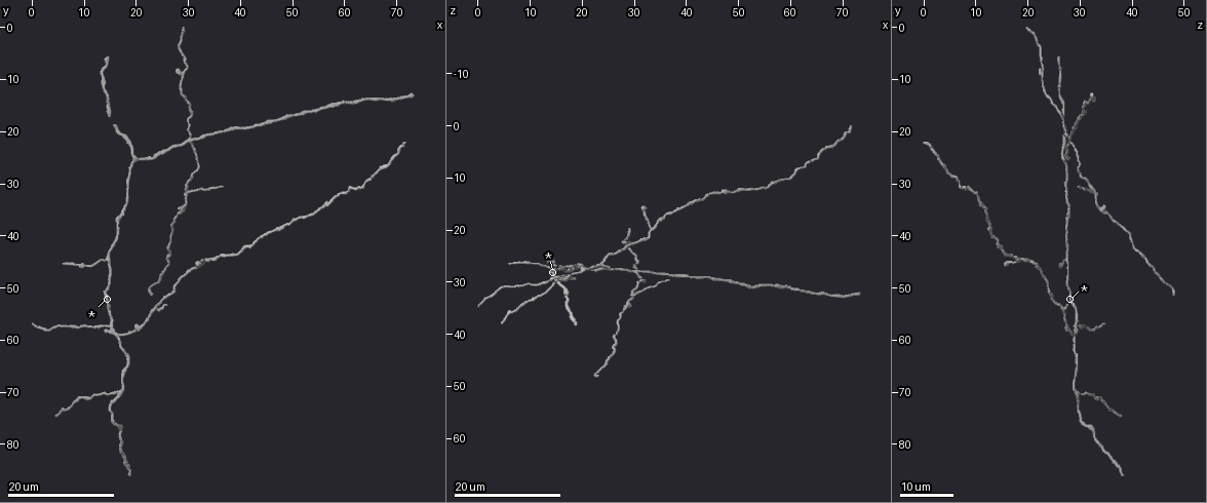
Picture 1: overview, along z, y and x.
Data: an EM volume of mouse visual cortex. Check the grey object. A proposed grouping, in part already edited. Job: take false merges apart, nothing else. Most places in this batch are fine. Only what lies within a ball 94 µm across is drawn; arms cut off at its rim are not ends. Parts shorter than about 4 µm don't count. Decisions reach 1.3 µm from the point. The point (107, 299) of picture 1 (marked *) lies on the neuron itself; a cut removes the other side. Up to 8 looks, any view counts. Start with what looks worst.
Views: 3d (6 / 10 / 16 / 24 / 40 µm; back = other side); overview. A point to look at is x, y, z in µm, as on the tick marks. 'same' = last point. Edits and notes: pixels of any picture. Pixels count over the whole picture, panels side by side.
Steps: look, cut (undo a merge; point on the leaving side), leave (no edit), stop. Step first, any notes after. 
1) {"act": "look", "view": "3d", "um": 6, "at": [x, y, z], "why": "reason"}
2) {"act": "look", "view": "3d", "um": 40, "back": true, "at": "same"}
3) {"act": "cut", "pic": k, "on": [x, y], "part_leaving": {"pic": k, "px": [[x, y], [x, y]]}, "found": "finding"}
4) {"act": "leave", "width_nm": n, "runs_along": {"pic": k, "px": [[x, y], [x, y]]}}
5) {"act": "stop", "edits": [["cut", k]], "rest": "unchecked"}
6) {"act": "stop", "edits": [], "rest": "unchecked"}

{"act": "look", "view": "3d", "um": 16, "at": [30.0, 22.0, 28.0], "why": "four or more arms meet"}

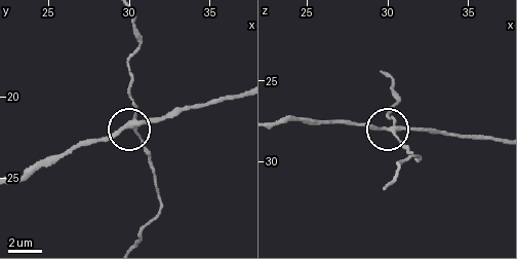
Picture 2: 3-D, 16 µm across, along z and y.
{"act": "look", "view": "3d", "um": 6, "at": [30.4, 21.8, 28.2]}

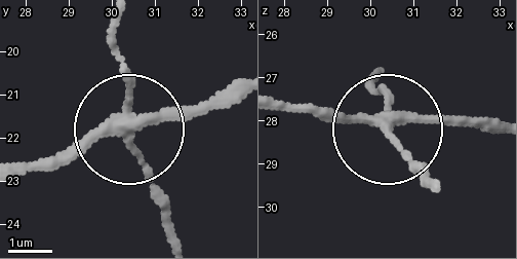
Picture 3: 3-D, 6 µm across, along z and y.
{"act": "look", "view": "3d", "um": 6, "back": true, "at": [30.40, 21.95, 28.20], "why": "from behind"}

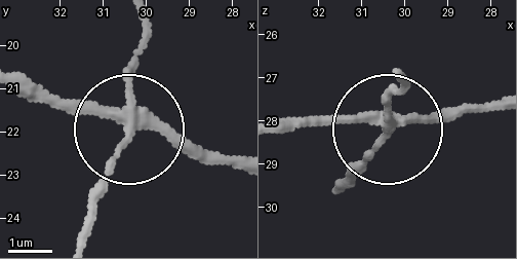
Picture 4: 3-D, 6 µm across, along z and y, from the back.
{"act": "cut", "pic": 4, "on": [134, 63], "width_nm": 230, "part_leaving": {"pic": 4, "px": [[126, 124], [82, 231]]}, "found": "two neurons meet here"}

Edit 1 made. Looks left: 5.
{"act": "look", "view": "overview"}

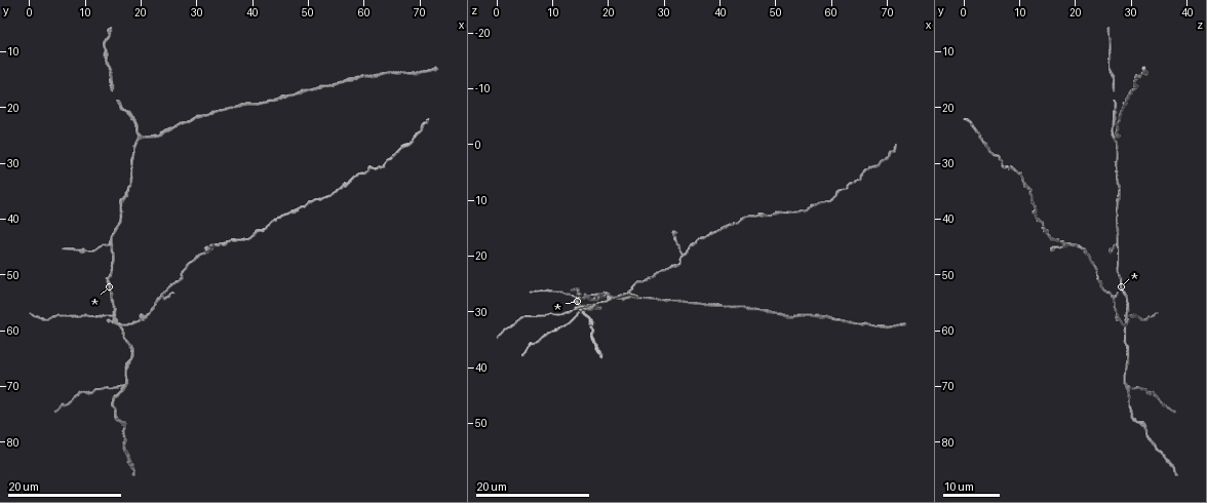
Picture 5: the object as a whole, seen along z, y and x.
{"act": "look", "view": "3d", "um": 24, "at": [14.5, 44.5, 27.5]}

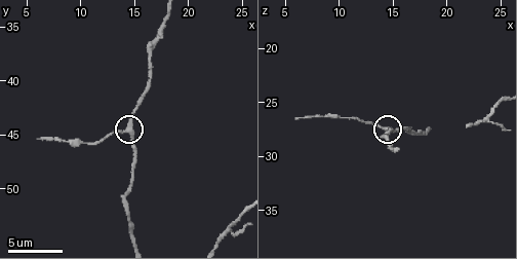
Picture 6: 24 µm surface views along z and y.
{"act": "look", "view": "3d", "um": 6, "at": [14.2, 44.6, 27.2]}

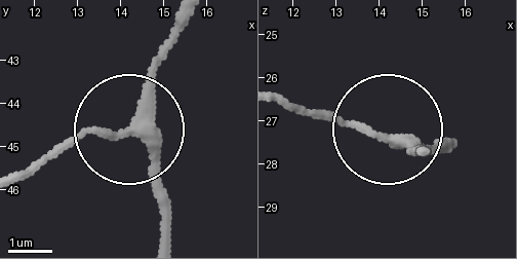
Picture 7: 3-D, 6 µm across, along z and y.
{"act": "leave", "runs_along": {"pic": 7, "px": [[415, 148], [297, 108]]}, "found": "one neuron here"}

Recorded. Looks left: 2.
{"act": "look", "view": "3d", "um": 16, "at": [16.5, 70.5, 29.5], "why": "a fork"}

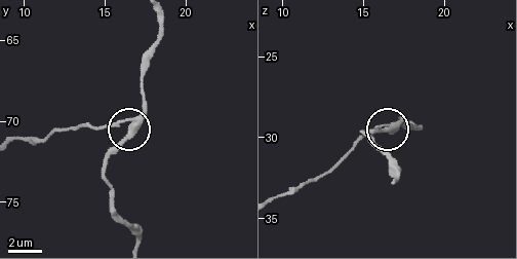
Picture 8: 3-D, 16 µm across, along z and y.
{"act": "look", "view": "3d", "um": 6, "at": [16.6, 70.5, 29.5]}

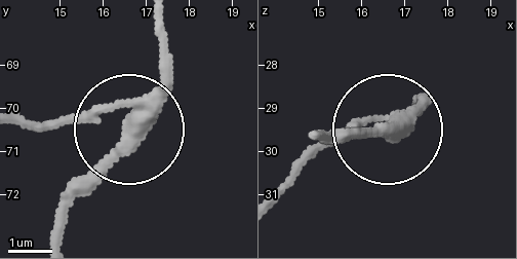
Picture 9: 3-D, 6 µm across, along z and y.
{"act": "leave", "found": "one neuron here"}

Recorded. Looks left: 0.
{"act": "stop", "edits": [["cut", 4]], "rest": "unchecked"}

